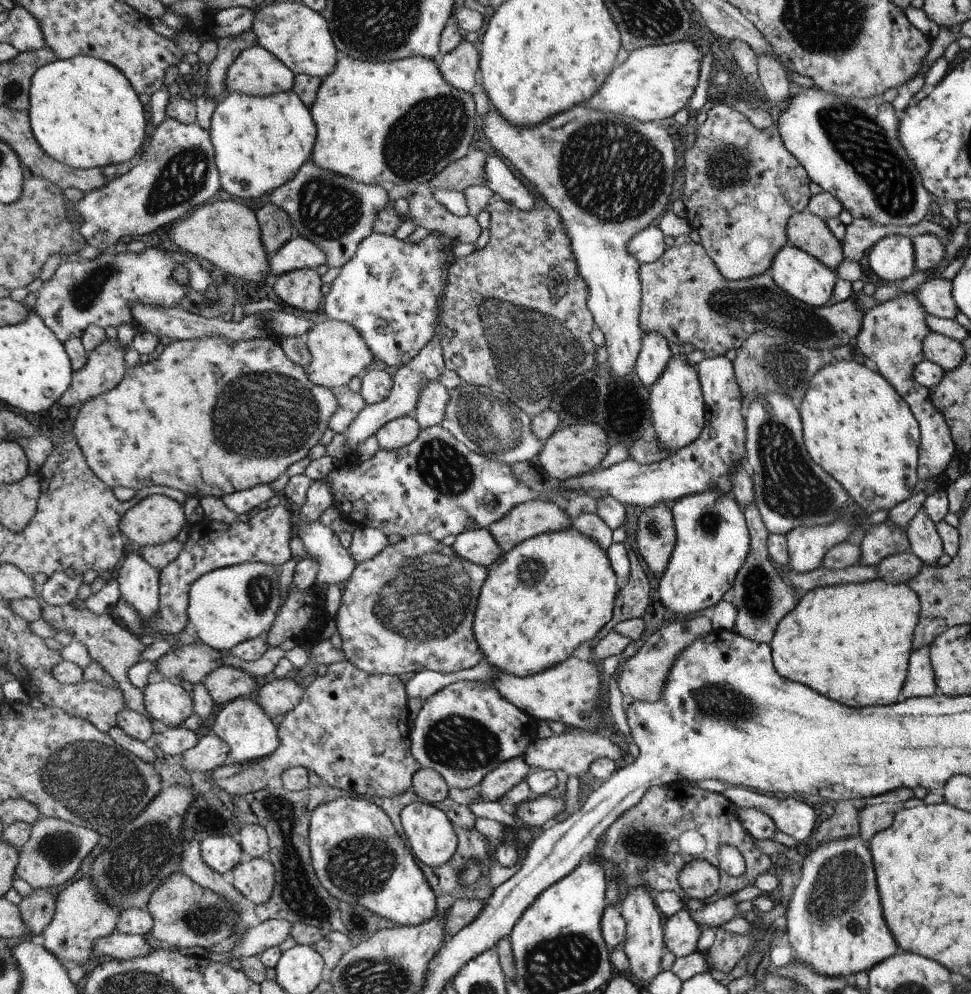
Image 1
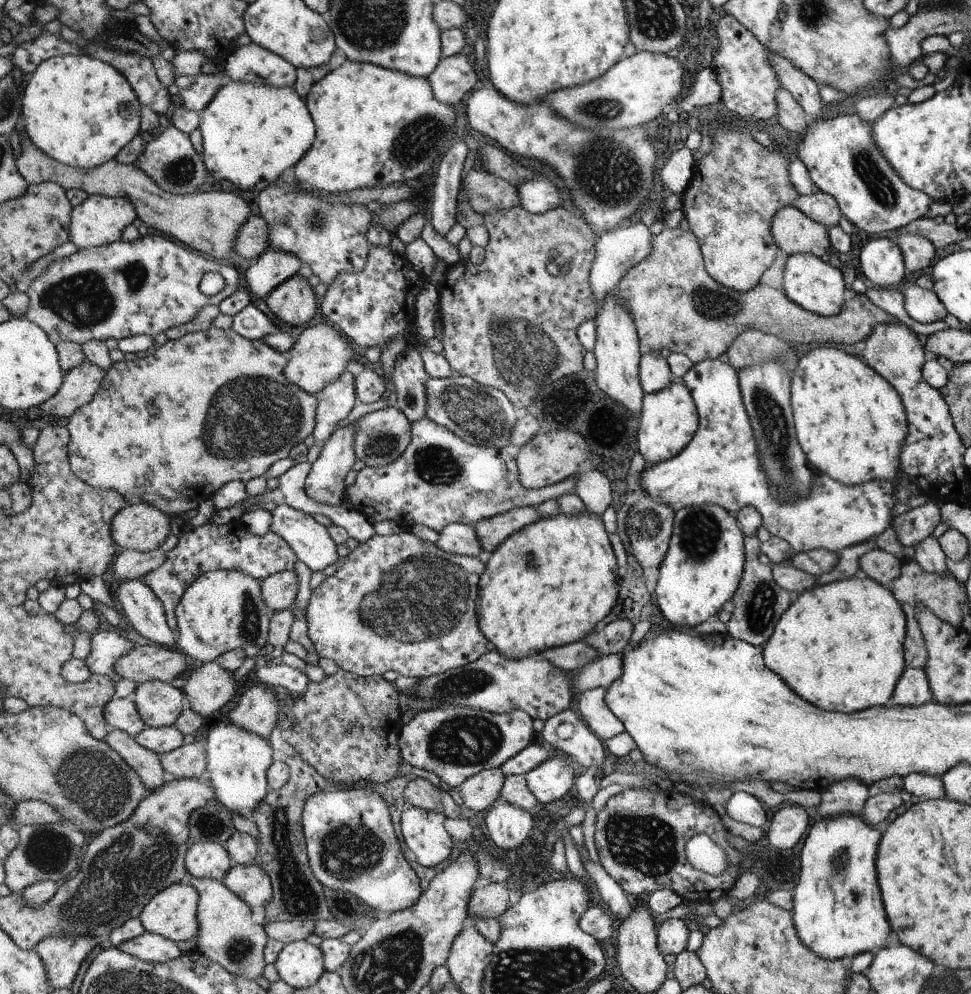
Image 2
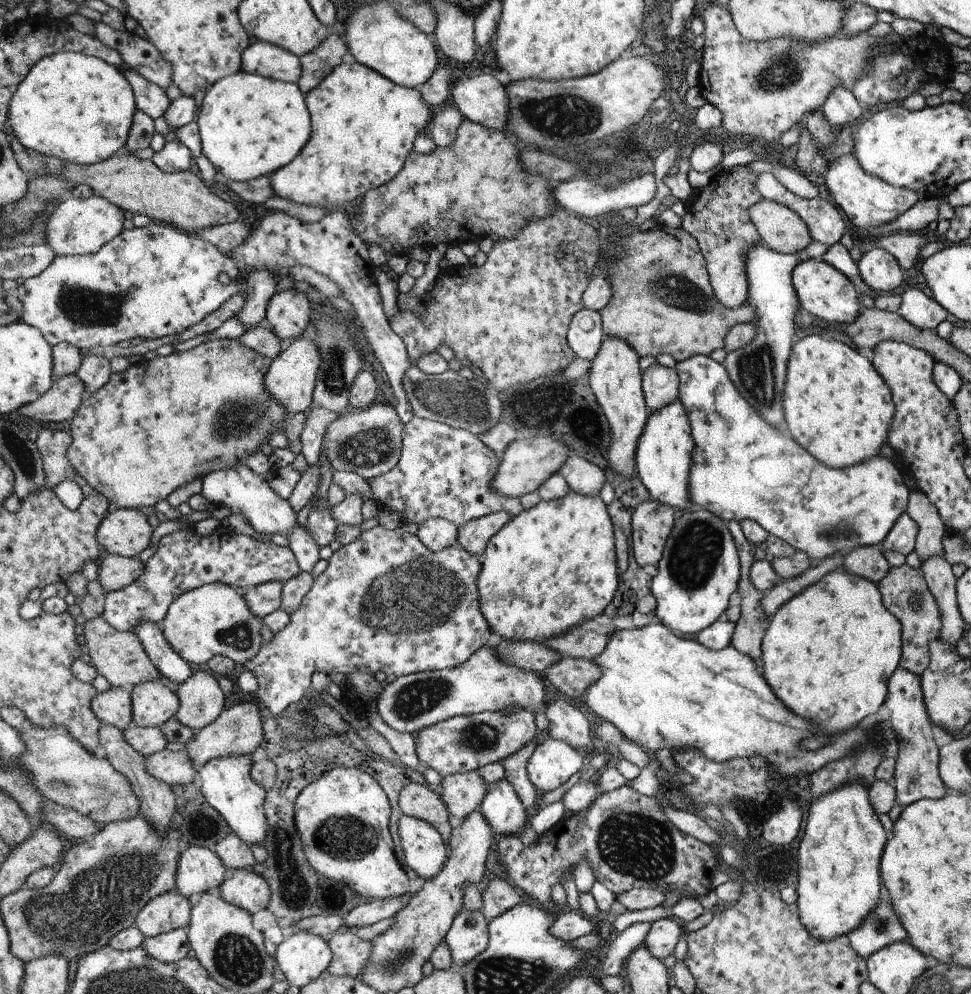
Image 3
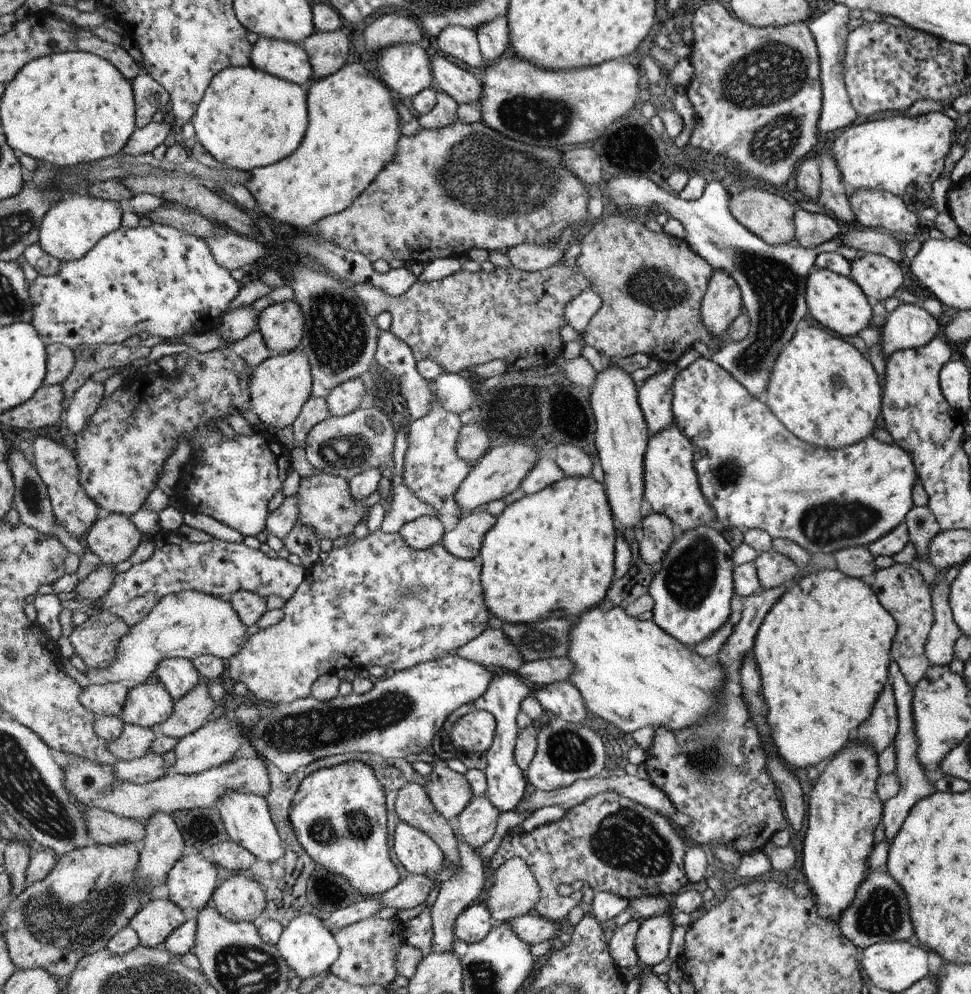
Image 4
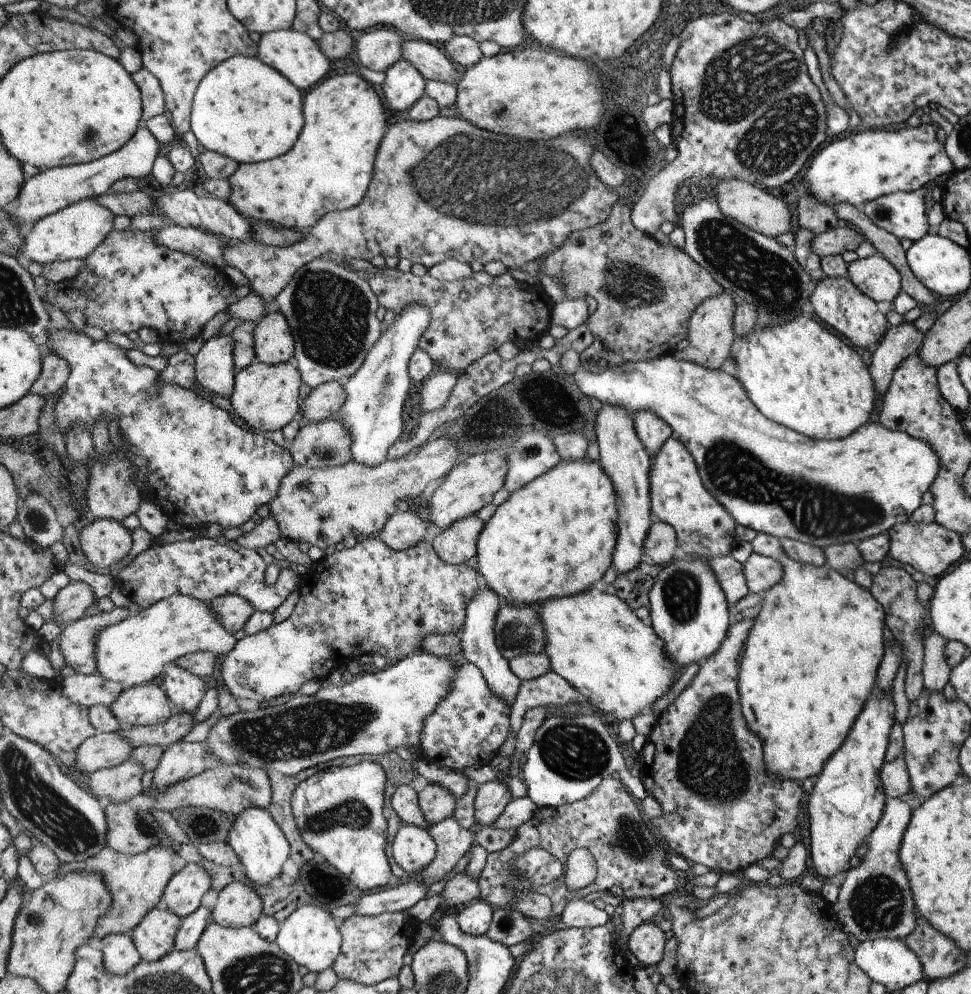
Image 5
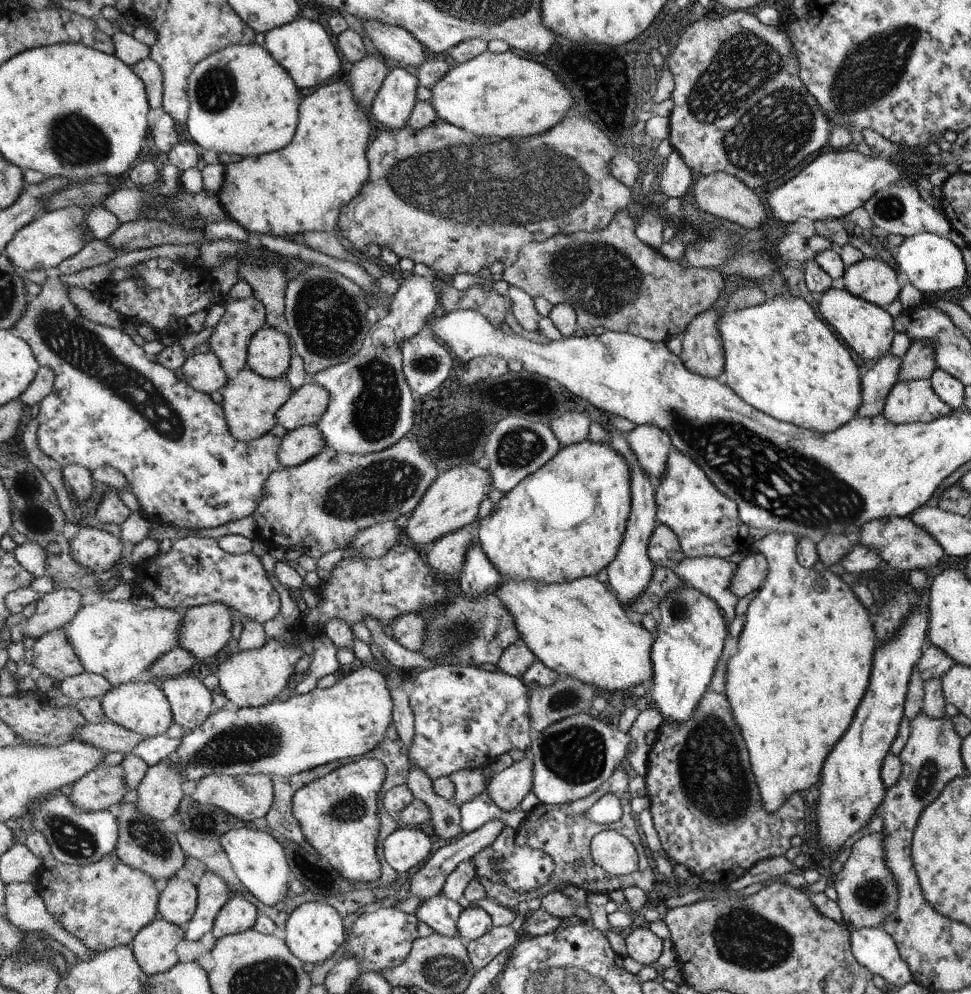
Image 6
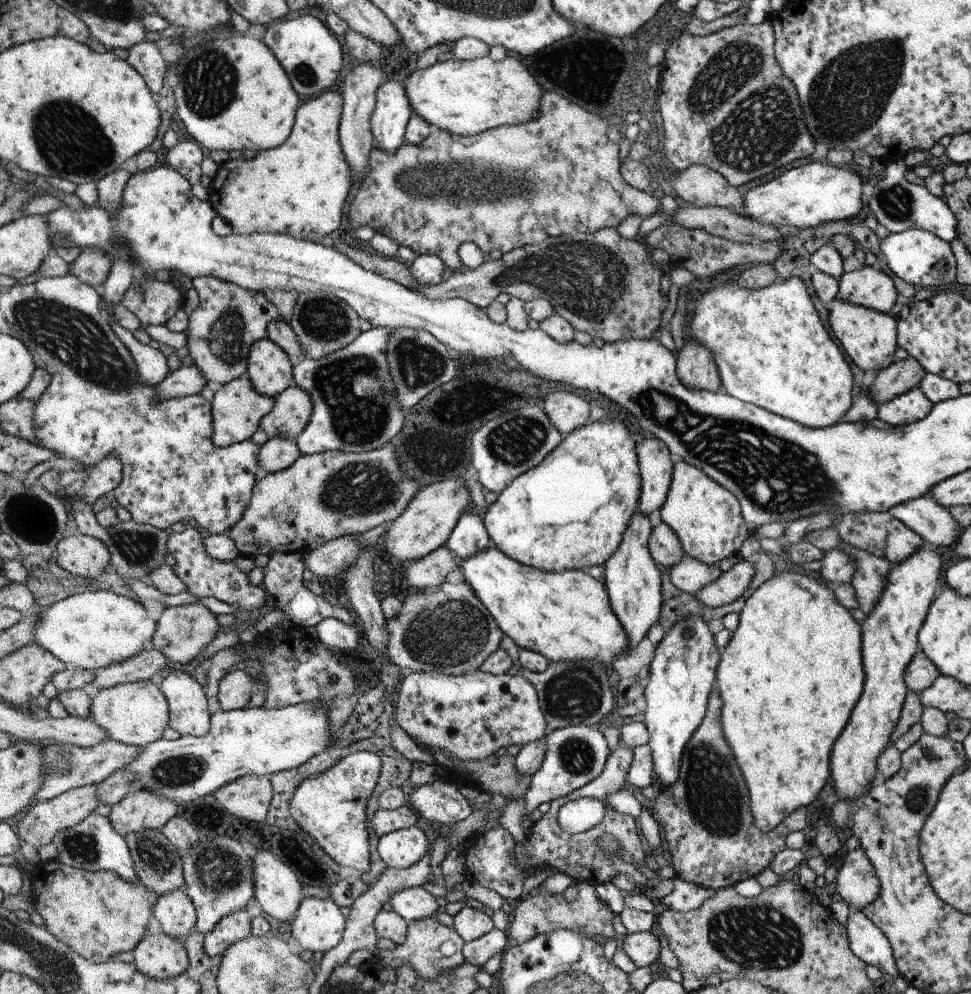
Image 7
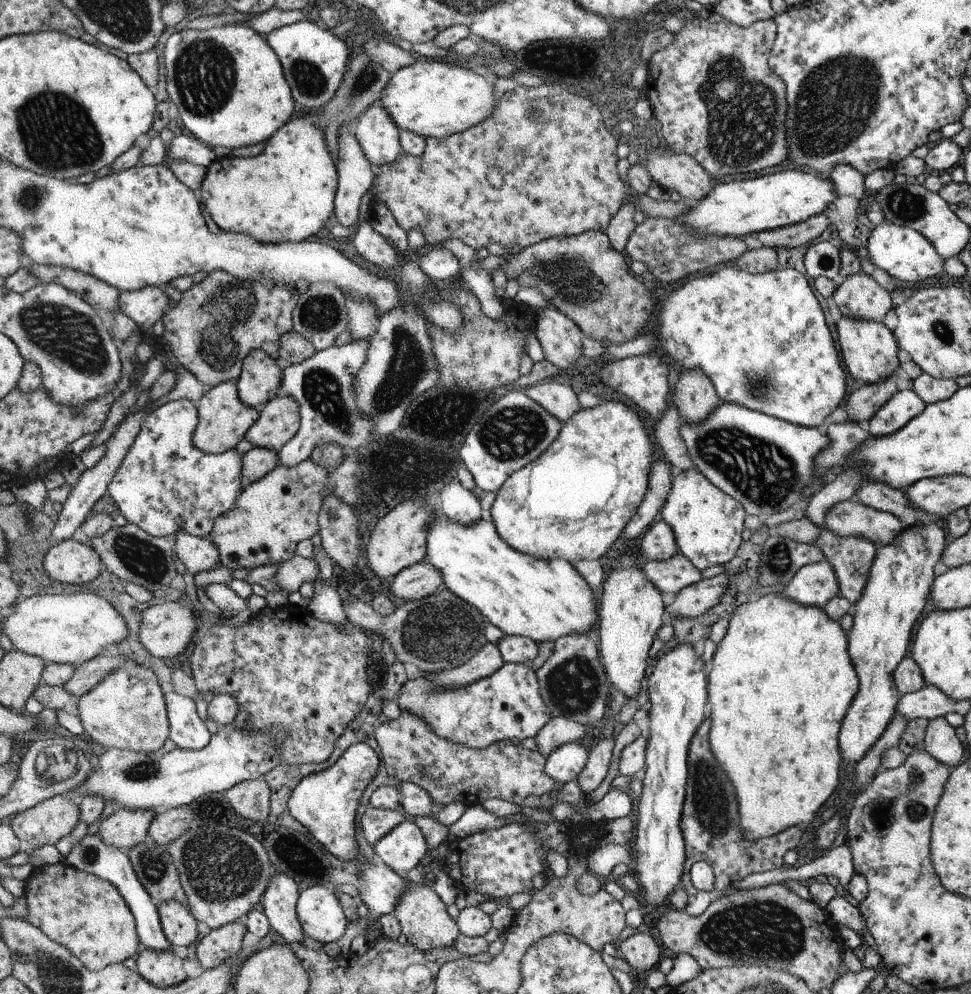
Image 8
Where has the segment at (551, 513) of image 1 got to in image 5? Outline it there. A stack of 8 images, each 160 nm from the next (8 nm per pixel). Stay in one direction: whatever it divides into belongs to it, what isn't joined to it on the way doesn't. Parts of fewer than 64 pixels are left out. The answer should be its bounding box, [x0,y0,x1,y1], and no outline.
[432,515,486,565]

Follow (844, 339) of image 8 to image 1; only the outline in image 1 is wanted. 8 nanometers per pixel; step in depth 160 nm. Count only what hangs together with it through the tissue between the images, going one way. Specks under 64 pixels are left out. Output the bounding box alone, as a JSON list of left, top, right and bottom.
[770,244,839,307]

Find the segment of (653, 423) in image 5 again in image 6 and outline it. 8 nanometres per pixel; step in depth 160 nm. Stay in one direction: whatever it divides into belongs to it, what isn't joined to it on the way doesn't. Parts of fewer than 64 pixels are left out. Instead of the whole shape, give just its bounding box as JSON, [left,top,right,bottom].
[626,424,672,481]

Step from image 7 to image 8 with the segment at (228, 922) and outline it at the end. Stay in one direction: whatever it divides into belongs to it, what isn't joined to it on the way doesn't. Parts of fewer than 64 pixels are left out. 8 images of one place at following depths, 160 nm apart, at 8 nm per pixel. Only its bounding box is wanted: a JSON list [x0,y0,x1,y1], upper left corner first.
[196,920,246,970]

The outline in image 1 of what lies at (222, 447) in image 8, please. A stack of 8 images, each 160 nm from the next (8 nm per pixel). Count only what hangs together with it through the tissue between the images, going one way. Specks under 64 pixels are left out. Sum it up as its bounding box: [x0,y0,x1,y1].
[305,320,376,389]

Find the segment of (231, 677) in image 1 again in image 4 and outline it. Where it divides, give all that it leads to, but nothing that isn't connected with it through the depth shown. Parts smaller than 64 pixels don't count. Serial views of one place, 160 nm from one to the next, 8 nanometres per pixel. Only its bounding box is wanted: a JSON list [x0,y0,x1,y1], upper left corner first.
[162,680,217,740]

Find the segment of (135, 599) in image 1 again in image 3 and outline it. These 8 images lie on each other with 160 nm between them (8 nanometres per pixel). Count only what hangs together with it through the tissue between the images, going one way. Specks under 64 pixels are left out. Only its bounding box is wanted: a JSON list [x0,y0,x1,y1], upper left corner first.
[134,622,195,686]

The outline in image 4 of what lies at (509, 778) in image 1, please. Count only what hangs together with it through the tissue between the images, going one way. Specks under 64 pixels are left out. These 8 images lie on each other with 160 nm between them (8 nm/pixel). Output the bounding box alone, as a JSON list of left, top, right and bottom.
[426,758,473,822]

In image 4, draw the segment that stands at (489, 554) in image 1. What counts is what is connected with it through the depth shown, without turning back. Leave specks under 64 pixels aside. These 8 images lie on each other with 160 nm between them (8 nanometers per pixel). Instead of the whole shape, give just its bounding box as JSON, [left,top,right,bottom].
[399,515,444,549]

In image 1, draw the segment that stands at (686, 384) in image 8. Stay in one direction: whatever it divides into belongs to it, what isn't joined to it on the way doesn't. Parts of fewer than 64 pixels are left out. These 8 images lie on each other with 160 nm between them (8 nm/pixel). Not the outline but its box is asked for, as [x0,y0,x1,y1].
[681,102,812,281]

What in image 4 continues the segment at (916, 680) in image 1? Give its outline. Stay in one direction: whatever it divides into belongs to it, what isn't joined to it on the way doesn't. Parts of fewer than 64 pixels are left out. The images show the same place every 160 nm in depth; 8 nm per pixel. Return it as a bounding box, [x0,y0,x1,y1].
[884,663,935,840]

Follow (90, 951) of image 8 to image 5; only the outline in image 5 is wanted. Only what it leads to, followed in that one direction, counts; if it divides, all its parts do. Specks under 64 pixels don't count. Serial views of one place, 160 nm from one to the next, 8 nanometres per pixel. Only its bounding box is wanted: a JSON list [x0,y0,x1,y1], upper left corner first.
[57,843,178,943]

